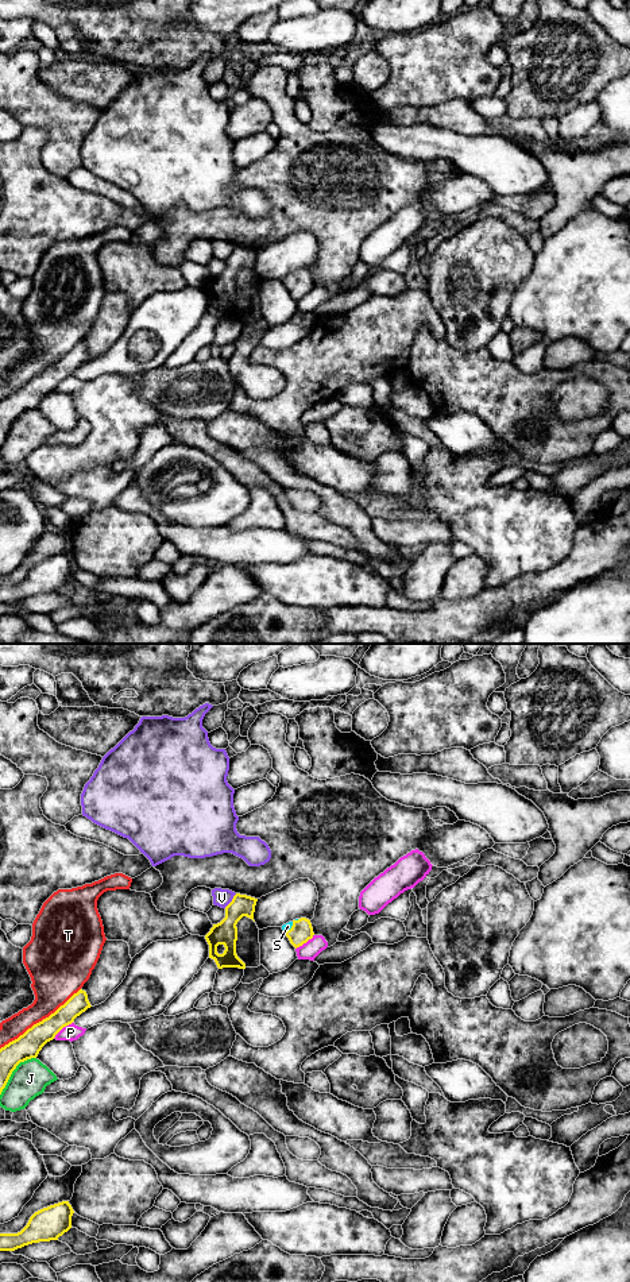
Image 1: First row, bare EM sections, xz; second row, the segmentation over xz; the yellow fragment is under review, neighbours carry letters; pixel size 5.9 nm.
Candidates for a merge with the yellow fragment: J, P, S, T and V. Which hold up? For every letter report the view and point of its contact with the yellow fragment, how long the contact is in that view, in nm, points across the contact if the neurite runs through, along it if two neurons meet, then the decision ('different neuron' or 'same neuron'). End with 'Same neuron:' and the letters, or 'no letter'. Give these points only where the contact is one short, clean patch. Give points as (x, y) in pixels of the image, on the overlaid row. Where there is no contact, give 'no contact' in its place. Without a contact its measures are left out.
J: contact xz (12, 1070); length 320 nm; different neuron
P: contact xz (62, 1027); length 160 nm; different neuron
S: contact xz (290, 929); length 80 nm; way xz (301, 931), (290, 929), (288, 926); same neuron
T: contact xz (39, 1022); length 600 nm; different neuron
V: contact xz (232, 900); length 120 nm; different neuron
Same neuron: S

